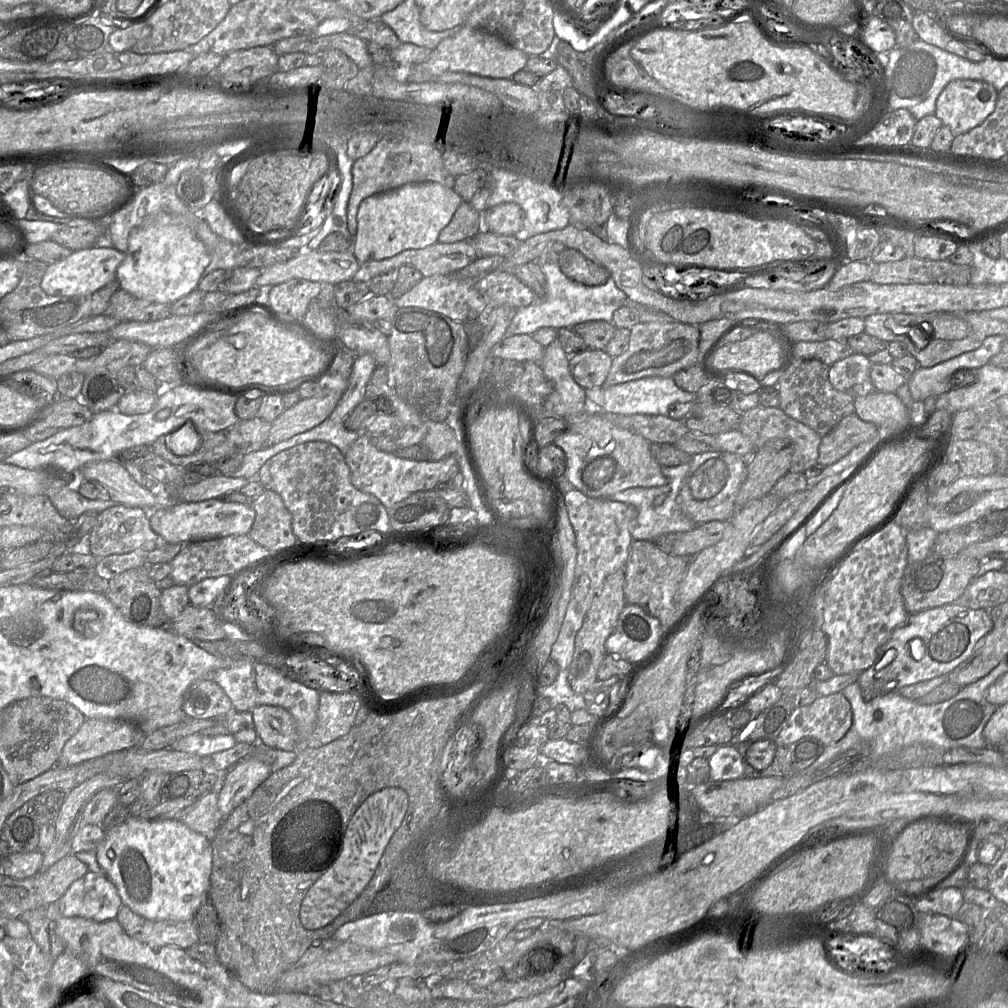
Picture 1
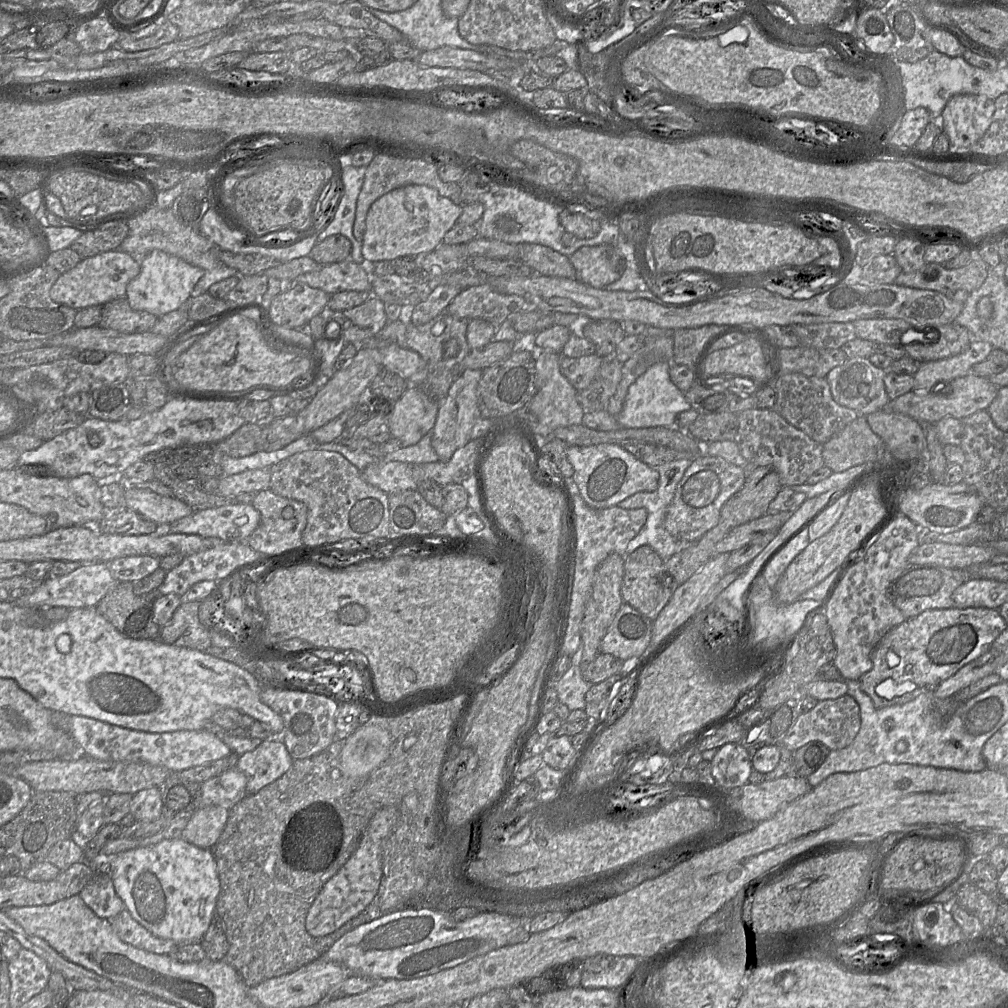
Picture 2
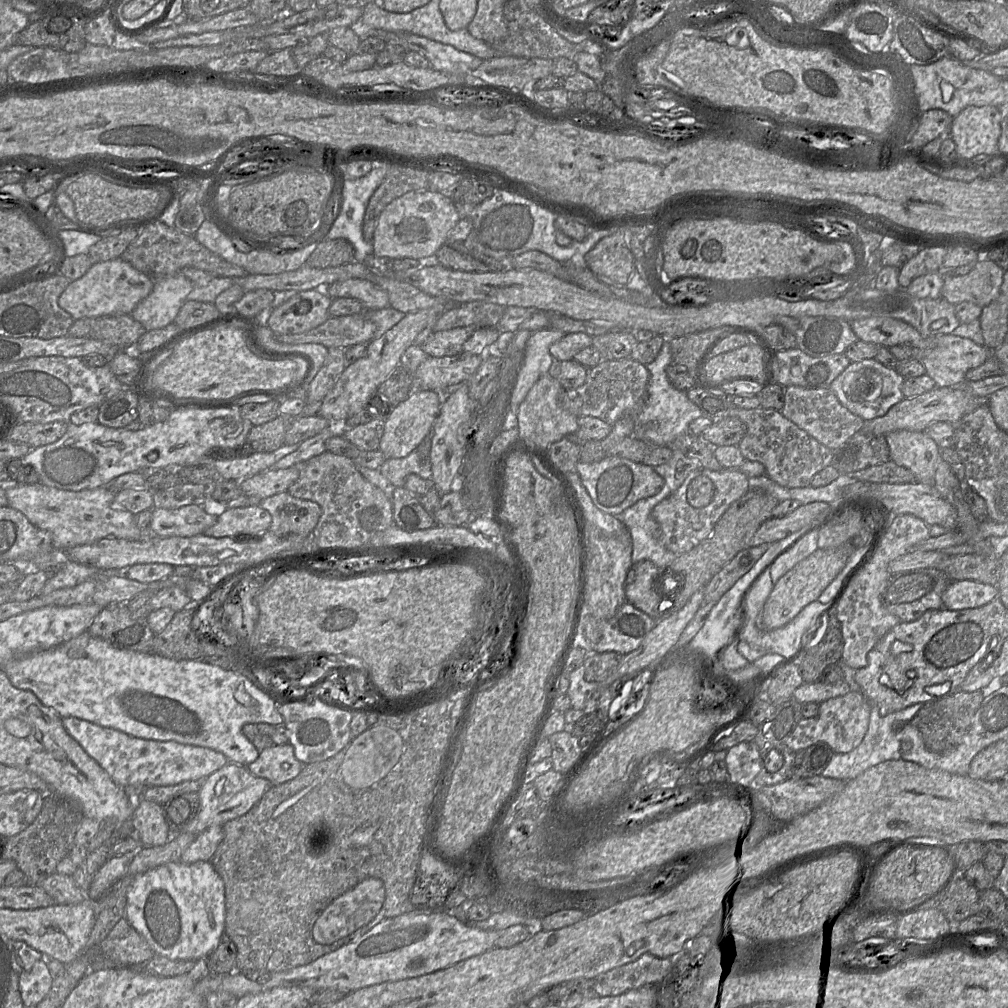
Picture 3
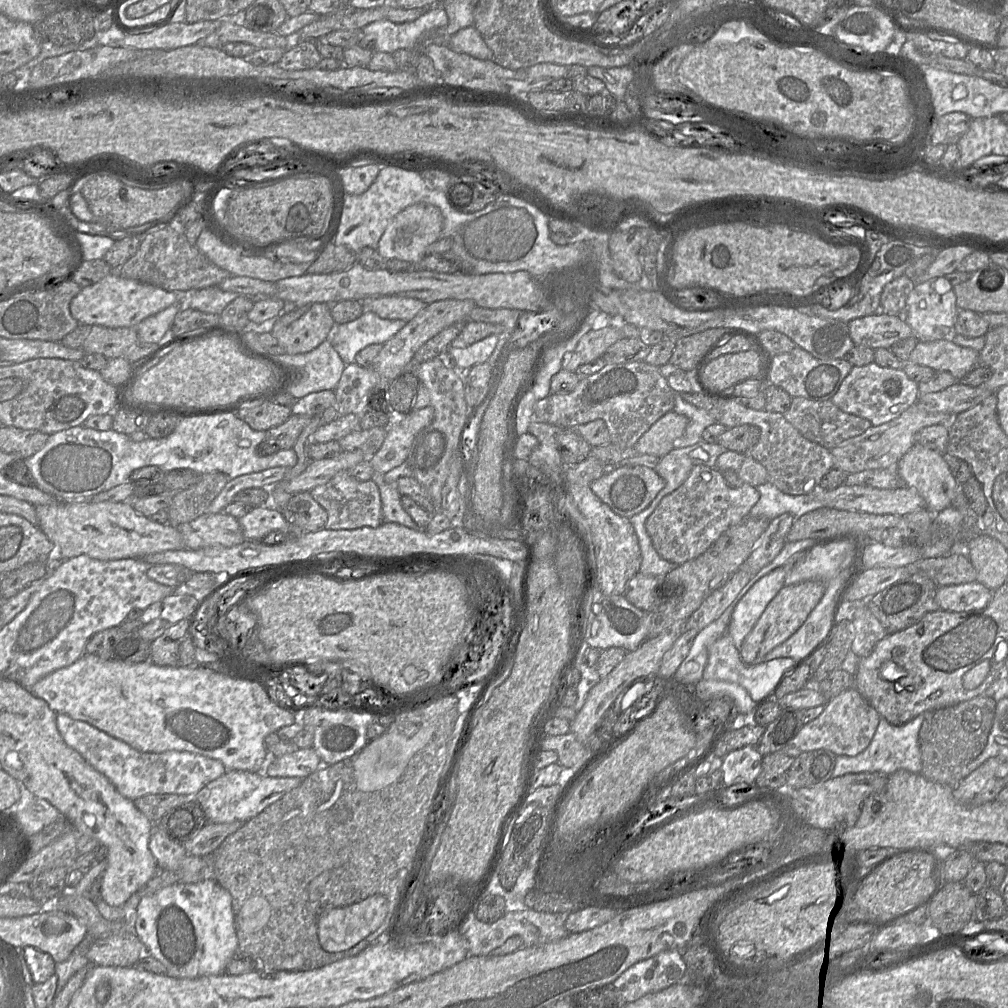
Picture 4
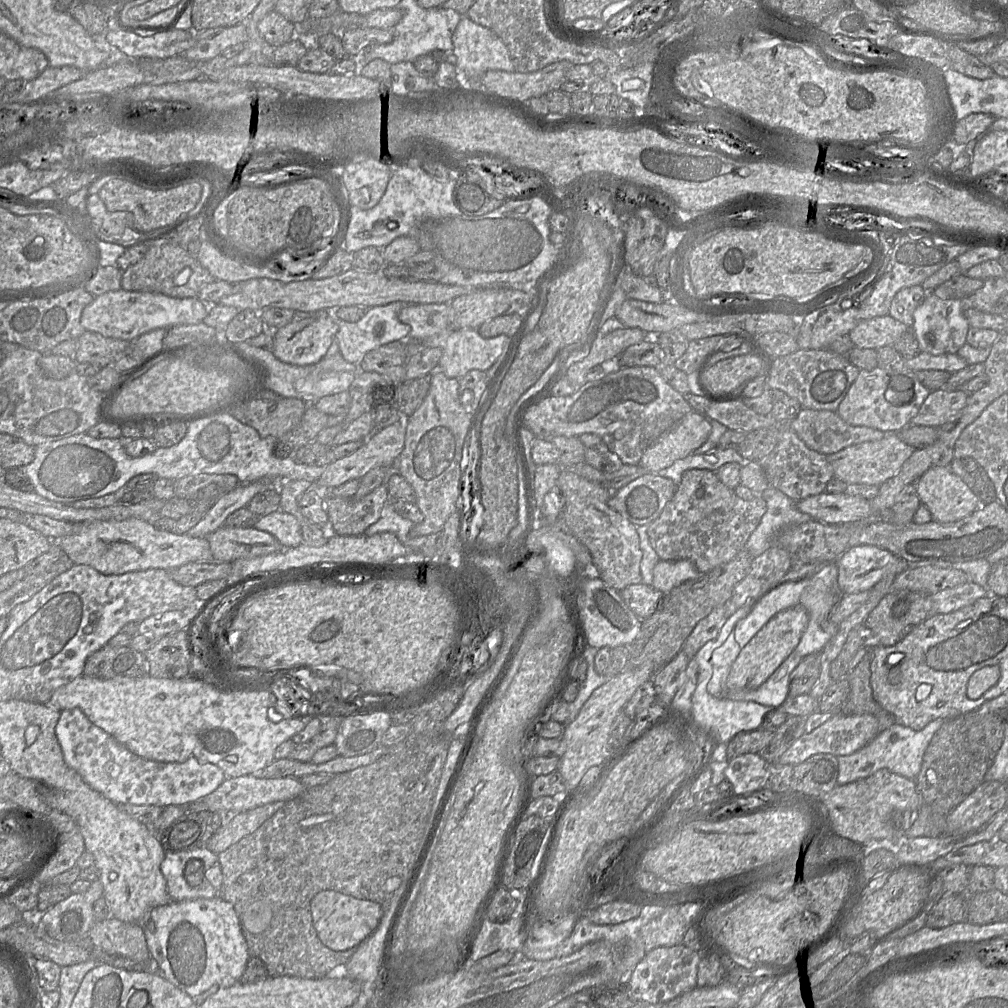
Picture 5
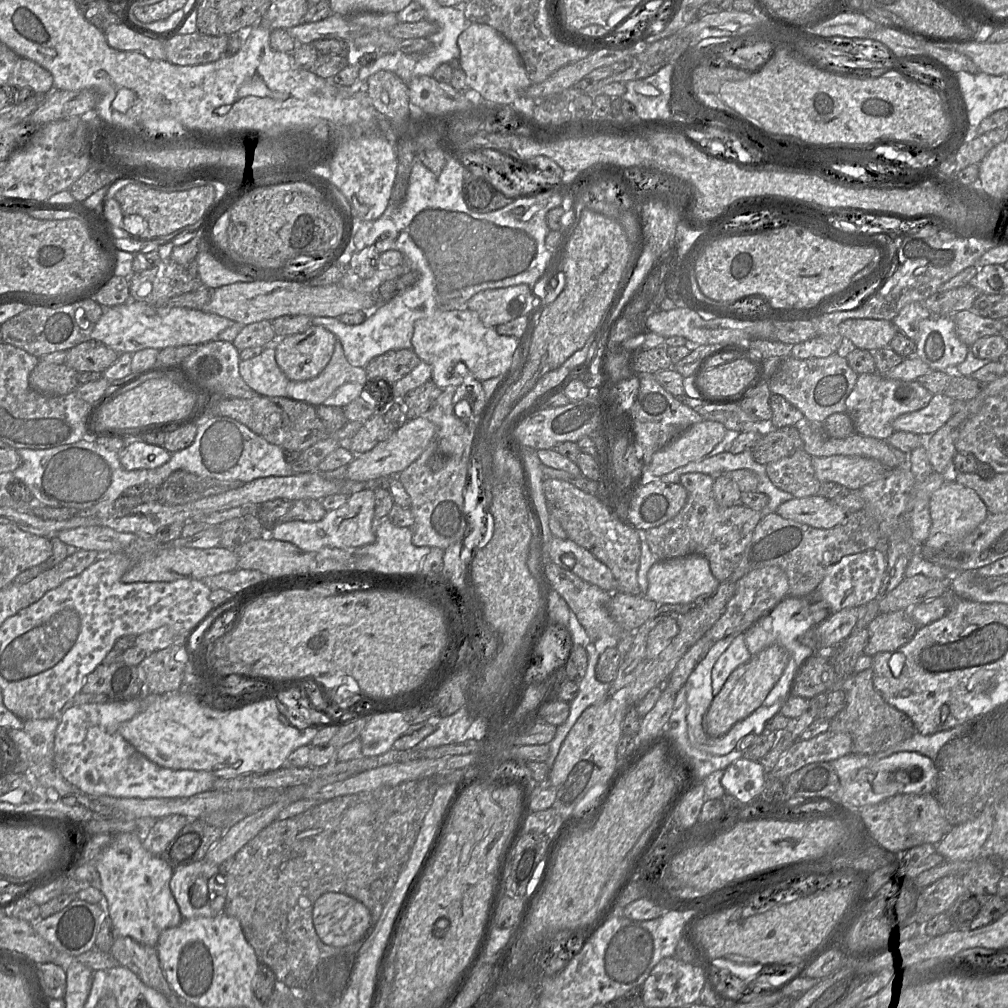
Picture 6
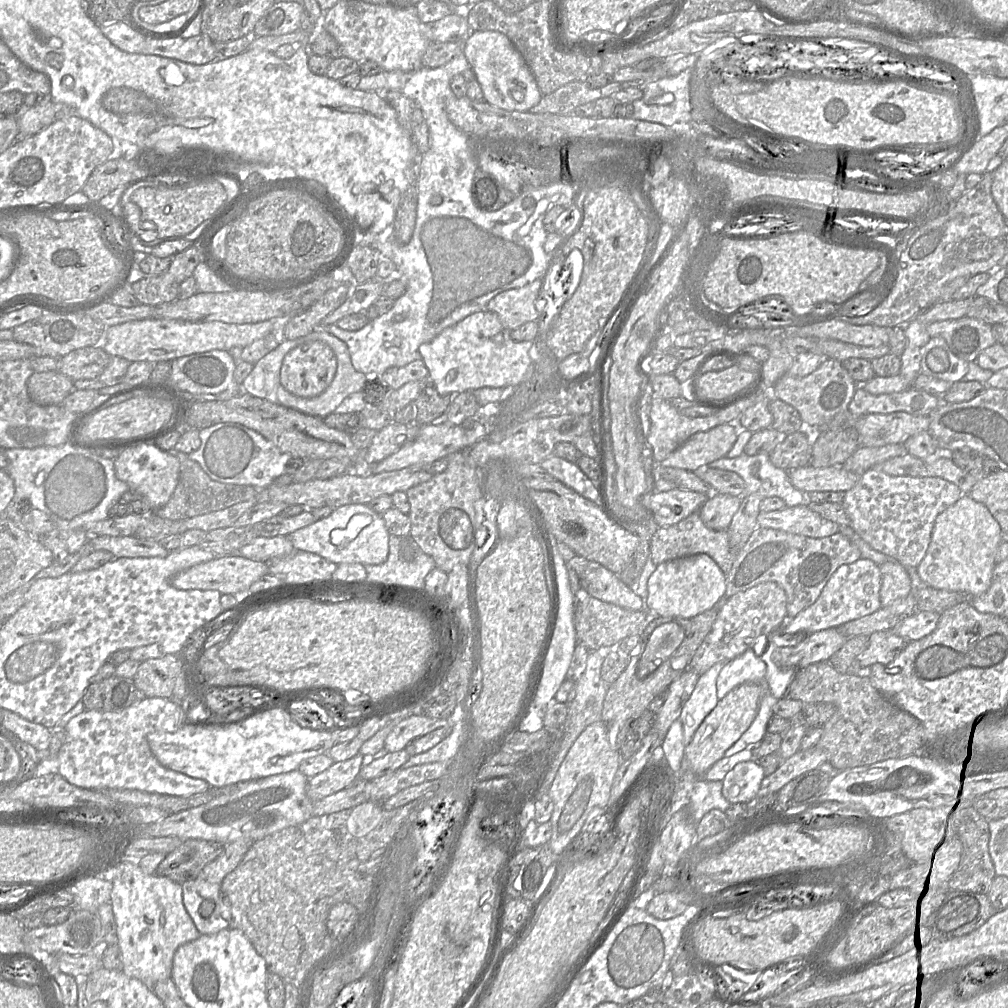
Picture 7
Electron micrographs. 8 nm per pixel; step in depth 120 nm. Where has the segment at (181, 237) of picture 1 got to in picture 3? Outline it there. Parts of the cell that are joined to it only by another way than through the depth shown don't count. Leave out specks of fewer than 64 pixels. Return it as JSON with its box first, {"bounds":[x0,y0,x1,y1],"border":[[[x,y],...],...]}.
{"bounds":[131,273,192,331],"border":[[[181,273],[154,279],[151,293],[131,313],[146,331],[166,327],[174,322],[180,308],[192,291],[192,282]]]}

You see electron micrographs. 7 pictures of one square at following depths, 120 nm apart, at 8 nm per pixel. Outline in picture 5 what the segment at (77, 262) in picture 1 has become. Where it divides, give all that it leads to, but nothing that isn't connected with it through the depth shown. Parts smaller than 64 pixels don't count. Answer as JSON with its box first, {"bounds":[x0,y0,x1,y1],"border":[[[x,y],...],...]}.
{"bounds":[80,288,209,342],"border":[[[121,288],[95,297],[83,309],[80,323],[86,331],[134,342],[140,335],[158,328],[168,329],[177,325],[201,323],[208,312],[209,305],[197,297],[177,298],[160,293],[127,291]]]}

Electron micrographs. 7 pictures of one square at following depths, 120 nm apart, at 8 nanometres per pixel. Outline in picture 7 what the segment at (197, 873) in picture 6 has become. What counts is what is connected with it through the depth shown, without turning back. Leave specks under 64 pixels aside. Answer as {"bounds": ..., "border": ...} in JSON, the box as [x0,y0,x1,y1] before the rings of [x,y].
{"bounds":[181,878,230,935],"border":[[[196,878],[181,886],[184,907],[201,935],[216,934],[230,927],[222,916],[220,884]]]}

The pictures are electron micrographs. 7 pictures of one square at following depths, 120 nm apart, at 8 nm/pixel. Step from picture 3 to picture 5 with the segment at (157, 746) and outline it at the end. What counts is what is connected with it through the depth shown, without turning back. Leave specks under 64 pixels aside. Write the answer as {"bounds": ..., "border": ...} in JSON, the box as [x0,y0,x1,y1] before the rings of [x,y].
{"bounds":[55,708,226,806],"border":[[[79,708],[60,712],[55,734],[65,763],[92,789],[117,805],[186,806],[215,791],[226,779],[219,767],[194,757],[184,762],[157,762],[140,757],[93,724]]]}

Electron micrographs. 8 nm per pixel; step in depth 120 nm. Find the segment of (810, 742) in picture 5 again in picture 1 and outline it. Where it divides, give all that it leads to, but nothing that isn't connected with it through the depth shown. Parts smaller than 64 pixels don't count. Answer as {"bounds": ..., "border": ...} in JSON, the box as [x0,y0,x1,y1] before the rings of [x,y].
{"bounds":[778,692,852,745],"border":[[[837,692],[819,696],[809,705],[796,707],[778,737],[785,745],[805,736],[831,745],[845,736],[852,723],[851,704],[842,692]]]}

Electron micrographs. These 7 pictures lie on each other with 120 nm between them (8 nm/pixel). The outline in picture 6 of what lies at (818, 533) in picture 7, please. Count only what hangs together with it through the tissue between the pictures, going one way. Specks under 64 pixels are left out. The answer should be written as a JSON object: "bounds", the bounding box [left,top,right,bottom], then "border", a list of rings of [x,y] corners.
{"bounds":[775,495,848,529],"border":[[[820,495],[788,500],[781,504],[775,513],[818,529],[831,529],[841,524],[848,516],[832,499]]]}

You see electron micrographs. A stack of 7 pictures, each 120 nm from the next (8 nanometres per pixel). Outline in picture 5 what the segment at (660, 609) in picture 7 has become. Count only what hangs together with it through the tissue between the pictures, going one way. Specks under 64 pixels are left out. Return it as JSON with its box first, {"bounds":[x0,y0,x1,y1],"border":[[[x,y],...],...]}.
{"bounds":[652,560,700,594],"border":[[[660,560],[653,569],[652,586],[668,594],[673,588],[686,581],[699,579],[700,576],[690,560]]]}

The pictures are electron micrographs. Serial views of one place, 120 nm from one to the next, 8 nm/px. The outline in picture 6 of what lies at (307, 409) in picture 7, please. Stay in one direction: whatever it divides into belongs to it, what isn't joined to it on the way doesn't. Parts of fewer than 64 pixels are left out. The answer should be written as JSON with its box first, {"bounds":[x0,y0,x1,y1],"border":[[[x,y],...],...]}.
{"bounds":[287,343,369,407],"border":[[[335,343],[332,358],[325,369],[314,379],[290,381],[287,386],[289,398],[304,401],[315,407],[324,402],[343,384],[358,383],[365,386],[369,380],[365,368],[353,366],[341,357],[340,346]]]}

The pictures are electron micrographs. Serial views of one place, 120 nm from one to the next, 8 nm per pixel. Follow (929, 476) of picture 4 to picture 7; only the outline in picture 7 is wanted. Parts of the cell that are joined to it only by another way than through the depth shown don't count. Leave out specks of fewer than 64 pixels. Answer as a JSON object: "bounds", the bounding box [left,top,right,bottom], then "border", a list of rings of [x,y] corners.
{"bounds":[917,494,1003,597],"border":[[[968,494],[941,512],[935,519],[931,540],[917,573],[925,585],[977,597],[992,584],[996,552],[1003,532],[989,510]]]}

